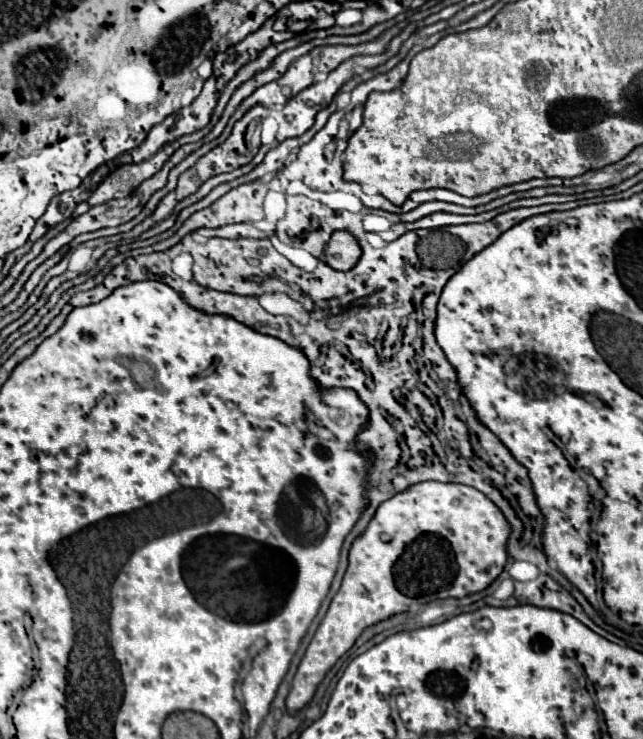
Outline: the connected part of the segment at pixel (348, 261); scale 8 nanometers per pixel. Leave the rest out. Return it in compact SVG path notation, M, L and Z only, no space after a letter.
M347 230L333 232L329 244L325 246L323 260L335 270L351 270L361 258L359 240Z

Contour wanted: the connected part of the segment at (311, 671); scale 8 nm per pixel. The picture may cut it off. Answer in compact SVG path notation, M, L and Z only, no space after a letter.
M421 482L421 484L417 484L417 486L411 486L411 488L405 490L405 492L399 492L397 496L389 498L387 502L383 502L383 504L379 506L375 518L369 522L365 534L361 534L361 536L353 542L353 546L351 546L351 552L349 552L349 568L347 568L347 572L345 572L345 576L343 576L341 588L339 588L339 592L335 594L329 610L327 610L321 626L317 628L317 632L315 632L315 636L313 636L313 640L311 640L311 644L309 644L309 648L307 648L307 652L305 652L299 668L297 668L297 674L295 674L295 678L293 678L293 688L291 688L289 696L287 696L287 712L289 712L289 714L295 714L295 712L299 712L303 706L307 706L307 704L311 702L311 698L315 696L315 692L317 692L319 684L323 682L325 674L327 674L327 672L335 666L335 662L355 644L355 640L361 636L361 632L363 632L365 628L369 628L369 626L373 626L373 624L377 624L377 622L383 622L383 620L387 620L387 618L391 618L391 616L395 616L395 614L407 612L411 604L429 604L429 602L433 602L433 600L445 600L445 598L465 598L465 596L469 596L469 594L475 594L475 592L485 590L485 588L503 572L503 568L505 568L505 564L507 564L509 554L507 554L507 550L505 550L505 542L509 540L509 530L511 530L511 526L509 526L507 518L501 514L501 510L497 510L497 506L493 506L493 502L489 502L489 498L487 498L485 494L481 494L479 490L475 490L475 488L471 488L471 486L463 486L463 484Z

